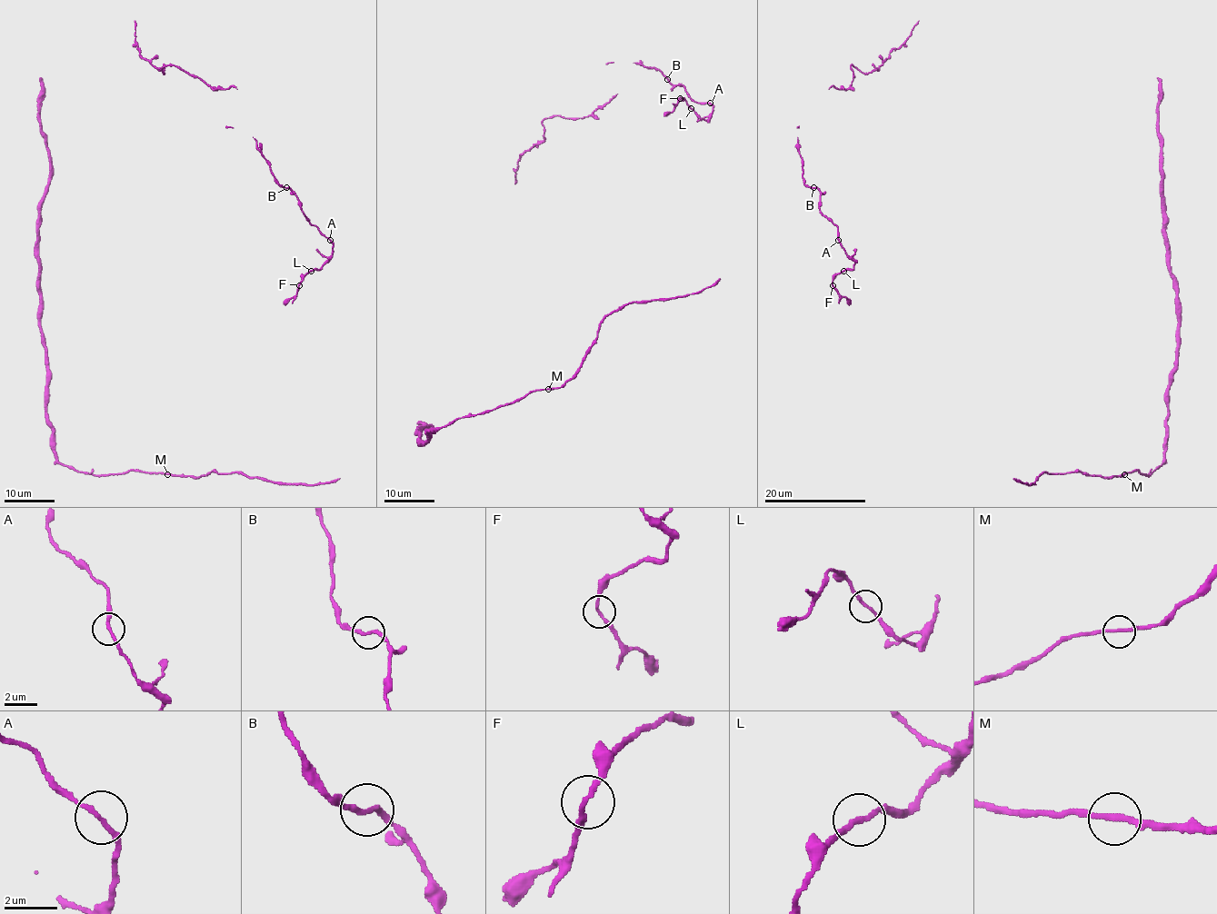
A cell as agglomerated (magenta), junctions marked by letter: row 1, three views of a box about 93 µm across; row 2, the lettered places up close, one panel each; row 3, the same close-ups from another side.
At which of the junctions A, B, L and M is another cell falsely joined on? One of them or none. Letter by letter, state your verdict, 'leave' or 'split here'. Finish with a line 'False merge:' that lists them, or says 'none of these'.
A: leave
B: leave
L: split here
M: leave
False merge: L

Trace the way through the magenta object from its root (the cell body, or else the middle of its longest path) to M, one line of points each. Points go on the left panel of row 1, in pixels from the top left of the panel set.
M: (71, 466), (77, 471), (95, 475), (119, 474), (129, 470), (167, 474)

